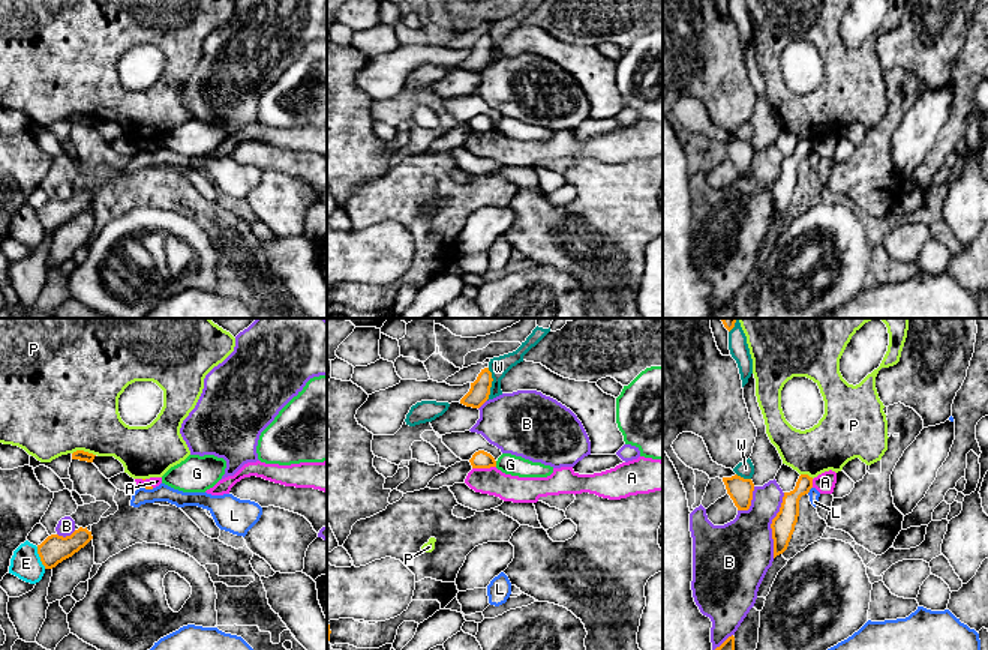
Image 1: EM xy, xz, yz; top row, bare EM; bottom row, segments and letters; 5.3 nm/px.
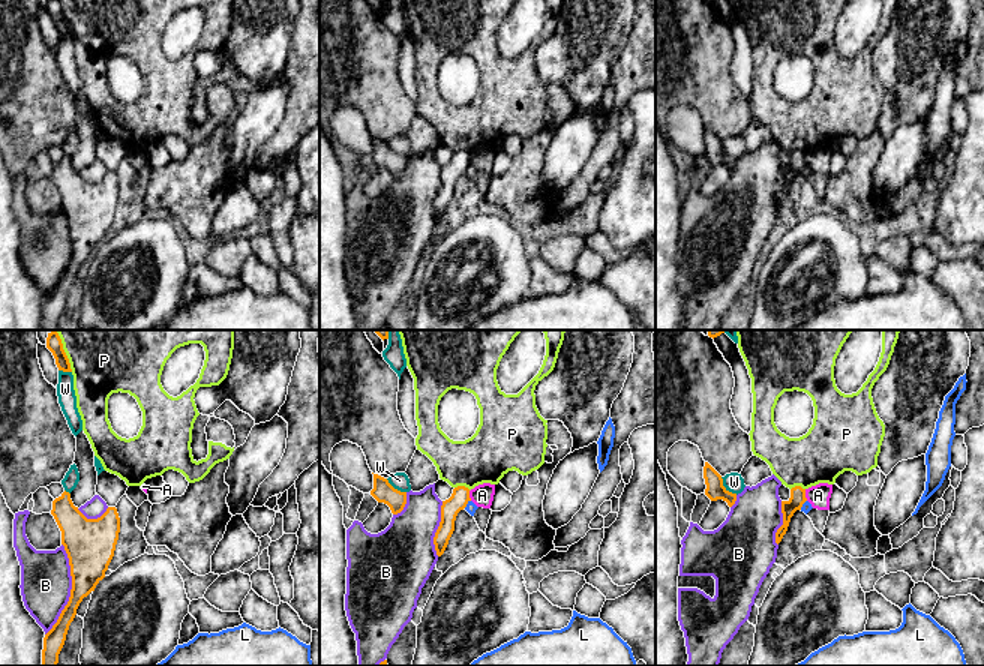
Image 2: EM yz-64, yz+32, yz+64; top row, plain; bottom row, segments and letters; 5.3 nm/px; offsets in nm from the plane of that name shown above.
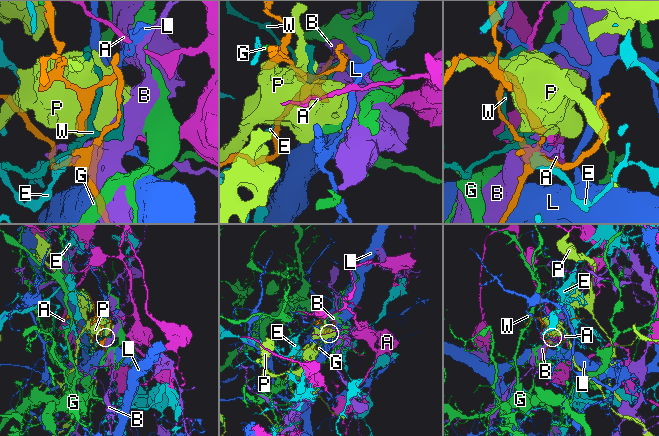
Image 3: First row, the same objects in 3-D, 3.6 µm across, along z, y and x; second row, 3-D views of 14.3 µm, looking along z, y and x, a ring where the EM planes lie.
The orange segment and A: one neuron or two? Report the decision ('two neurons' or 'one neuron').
two neurons

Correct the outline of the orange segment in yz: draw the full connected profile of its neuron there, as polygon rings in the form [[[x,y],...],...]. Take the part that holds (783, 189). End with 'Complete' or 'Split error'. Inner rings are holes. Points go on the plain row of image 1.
[[[801,138],[795,153],[784,156],[780,176],[771,188],[774,203],[774,222],[787,213],[799,180],[799,164],[802,159],[808,158],[811,152],[813,141],[808,138]]]. Complete

